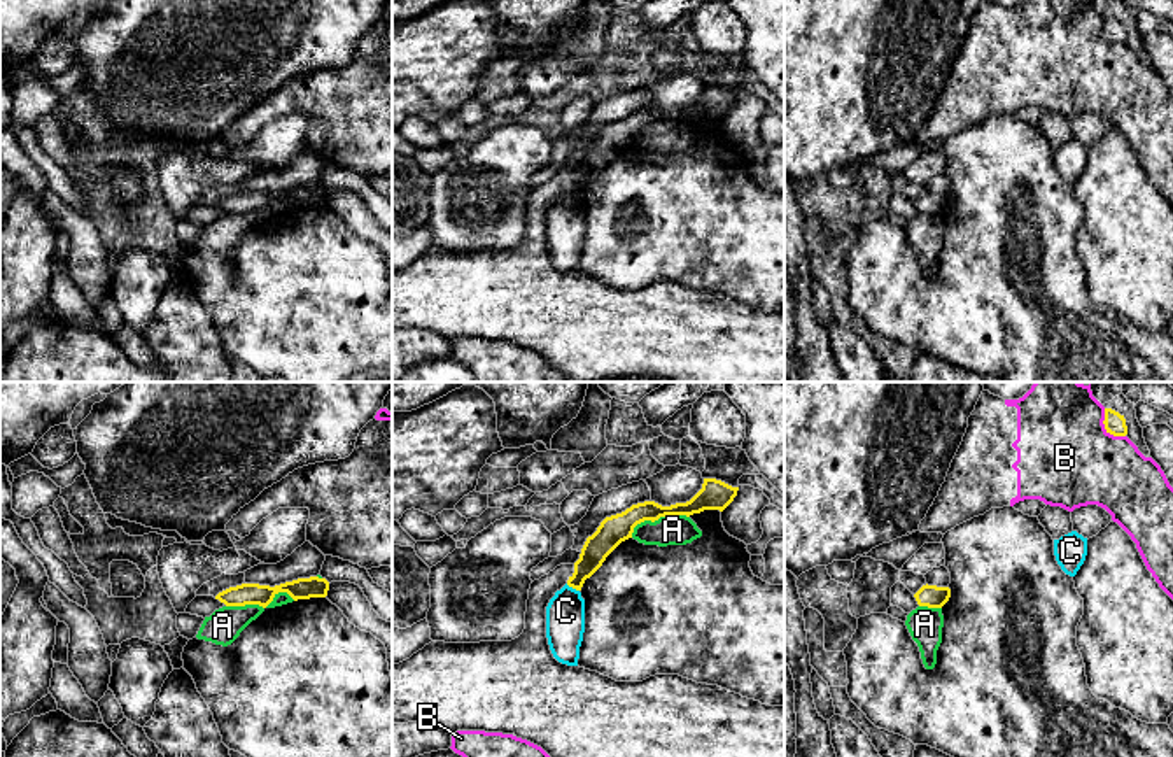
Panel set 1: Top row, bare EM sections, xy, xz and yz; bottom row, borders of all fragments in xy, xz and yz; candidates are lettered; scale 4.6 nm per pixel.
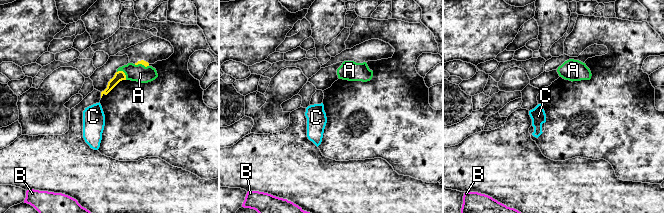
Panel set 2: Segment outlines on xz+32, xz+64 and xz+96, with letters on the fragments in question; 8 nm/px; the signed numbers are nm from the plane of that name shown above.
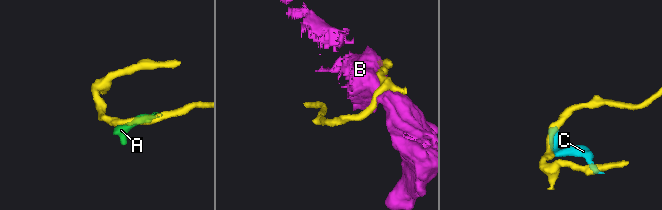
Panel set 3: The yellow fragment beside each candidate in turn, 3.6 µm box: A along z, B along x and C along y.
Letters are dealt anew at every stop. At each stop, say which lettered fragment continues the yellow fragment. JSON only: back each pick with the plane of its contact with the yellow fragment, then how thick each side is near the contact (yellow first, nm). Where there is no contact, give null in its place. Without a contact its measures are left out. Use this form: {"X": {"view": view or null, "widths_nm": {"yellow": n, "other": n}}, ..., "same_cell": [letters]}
{"same_cell": []}

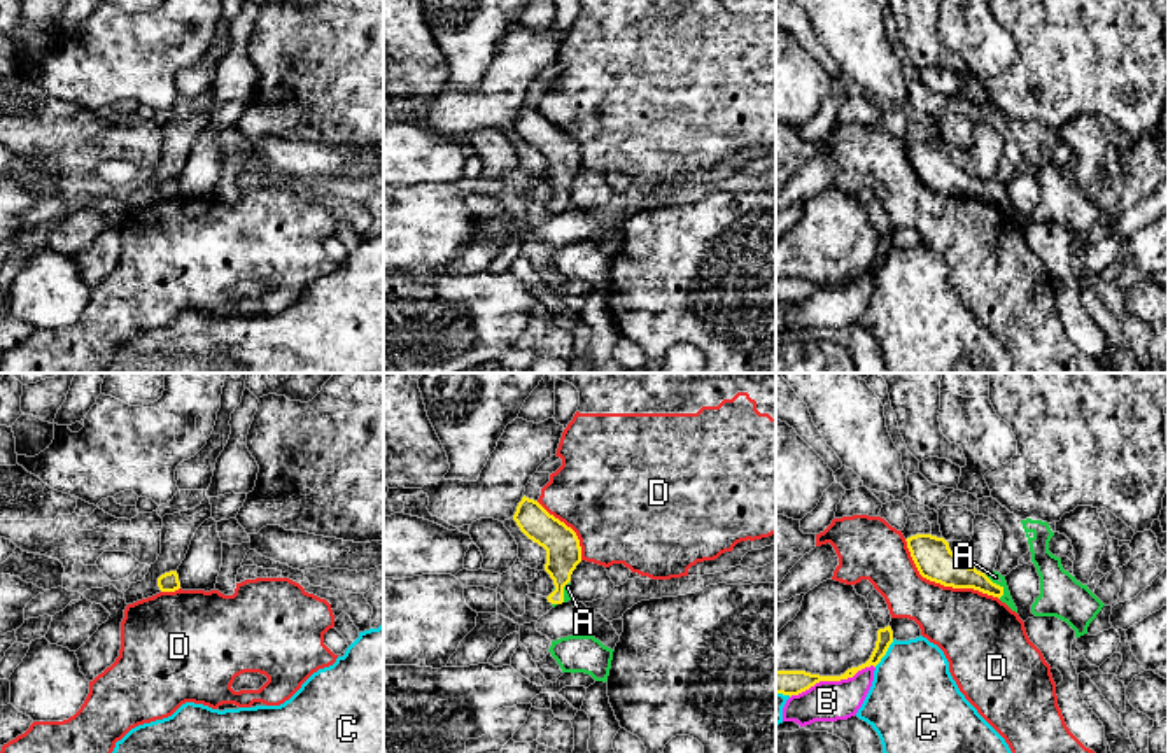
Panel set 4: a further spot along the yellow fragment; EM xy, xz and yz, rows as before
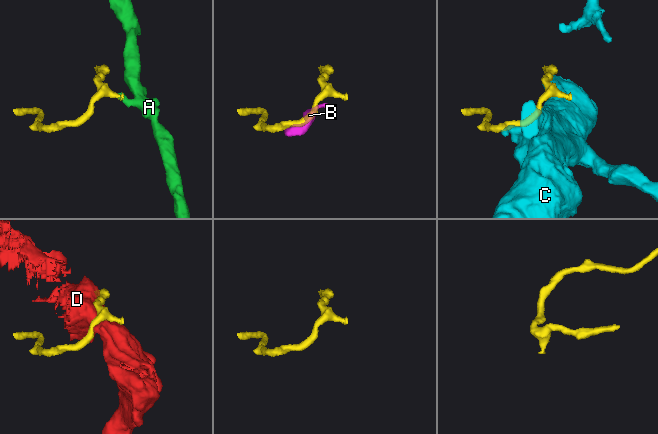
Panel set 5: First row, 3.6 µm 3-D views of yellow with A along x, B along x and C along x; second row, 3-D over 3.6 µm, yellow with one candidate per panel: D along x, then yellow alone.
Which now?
{"A": {"view": "yz", "widths_nm": {"yellow": 150, "other": 50}}, "same_cell": ["A"]}

